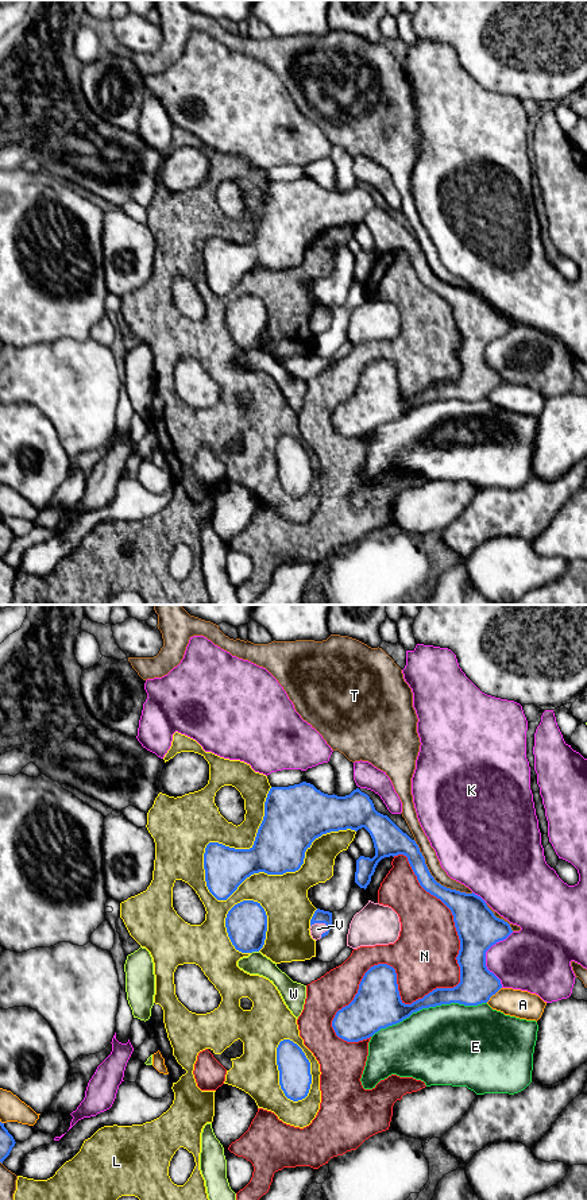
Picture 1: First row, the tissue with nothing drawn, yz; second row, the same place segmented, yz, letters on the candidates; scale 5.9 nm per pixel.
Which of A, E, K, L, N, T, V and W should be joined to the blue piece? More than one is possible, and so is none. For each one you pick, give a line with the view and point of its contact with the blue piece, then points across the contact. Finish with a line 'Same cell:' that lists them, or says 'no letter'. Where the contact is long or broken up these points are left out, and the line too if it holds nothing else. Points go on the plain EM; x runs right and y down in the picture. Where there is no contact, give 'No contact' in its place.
V: Touches blue at yz (321, 317). Path across: yz (320, 311), (321, 317), (317, 324)
Same cell: V

